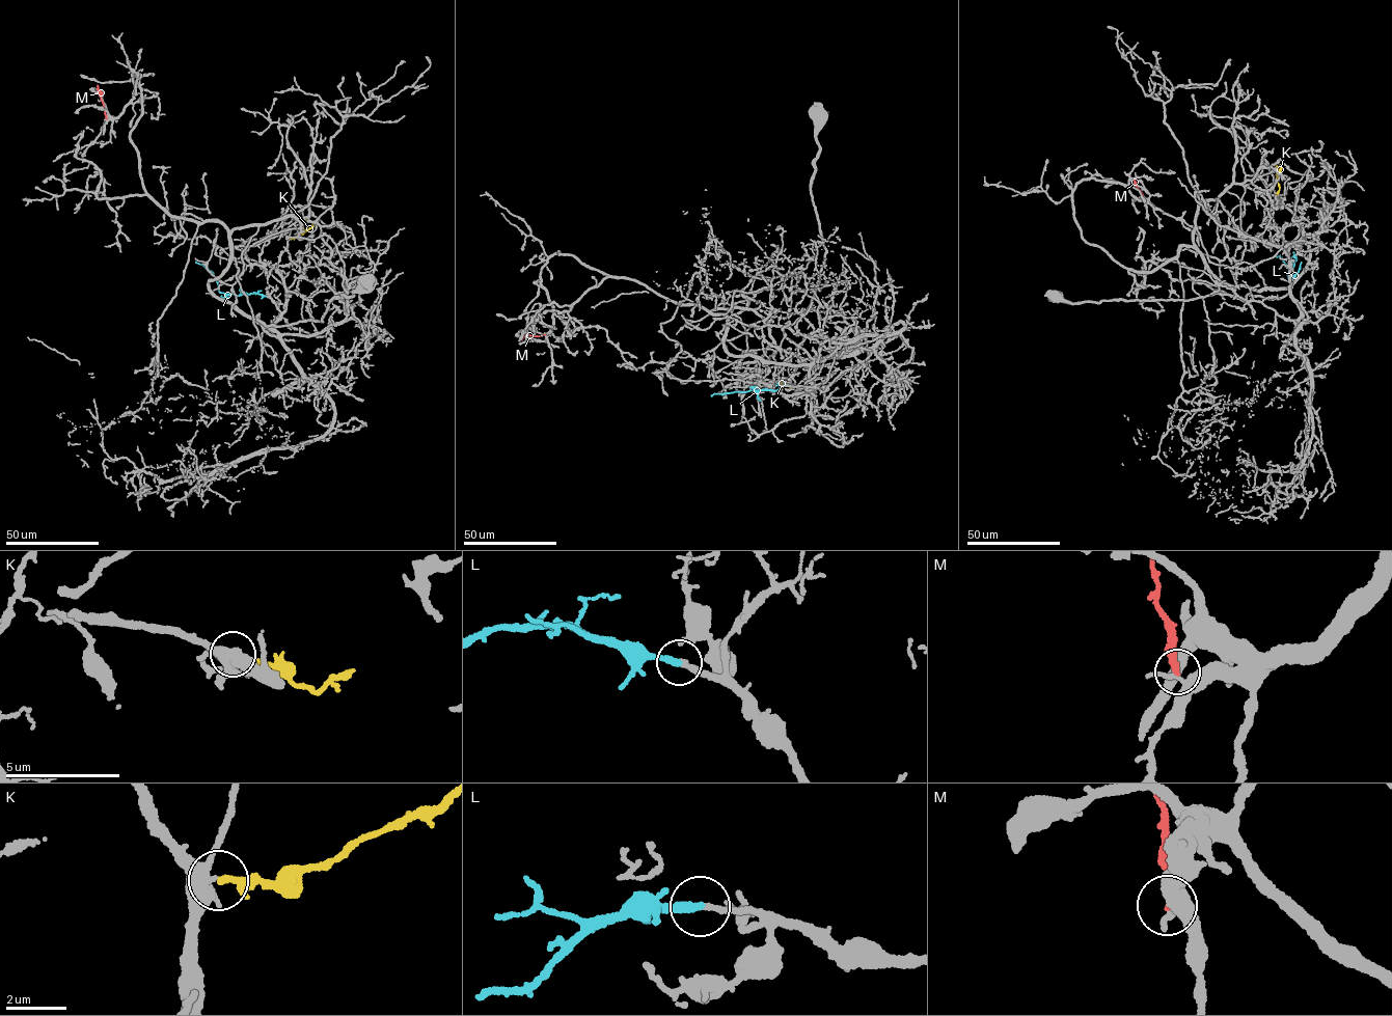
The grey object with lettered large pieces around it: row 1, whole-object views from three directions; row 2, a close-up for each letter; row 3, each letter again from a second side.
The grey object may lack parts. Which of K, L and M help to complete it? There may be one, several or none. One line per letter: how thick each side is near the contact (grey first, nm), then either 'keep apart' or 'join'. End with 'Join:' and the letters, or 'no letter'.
K: 360/190 nm | join
L: 200/280 nm | join
M: 240/240 nm | keep apart
Join: K, L

